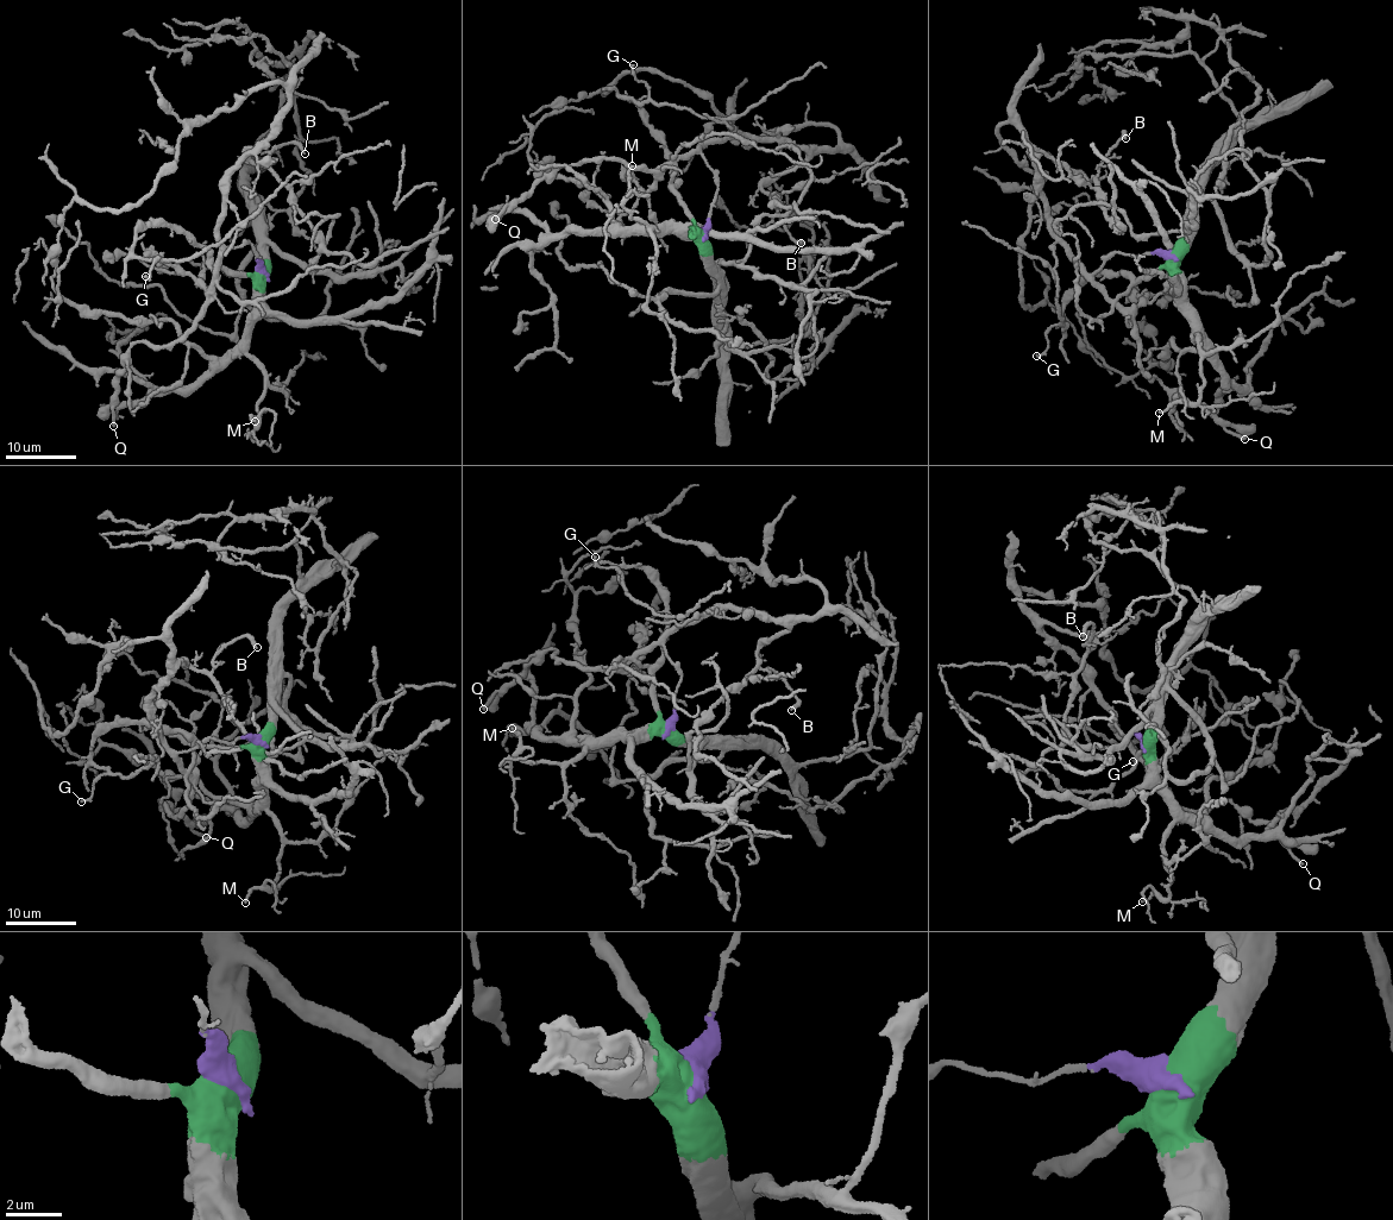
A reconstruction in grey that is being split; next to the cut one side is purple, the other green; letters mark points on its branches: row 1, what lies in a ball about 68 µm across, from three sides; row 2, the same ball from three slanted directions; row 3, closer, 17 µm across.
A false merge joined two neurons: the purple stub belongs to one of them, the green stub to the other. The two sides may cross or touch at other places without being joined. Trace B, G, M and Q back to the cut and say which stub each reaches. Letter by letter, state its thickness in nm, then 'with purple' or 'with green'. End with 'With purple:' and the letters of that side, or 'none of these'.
B: 280 nm | with purple
G: 120 nm | with green
M: 110 nm | with green
Q: 240 nm | with purple
With purple: B, Q

